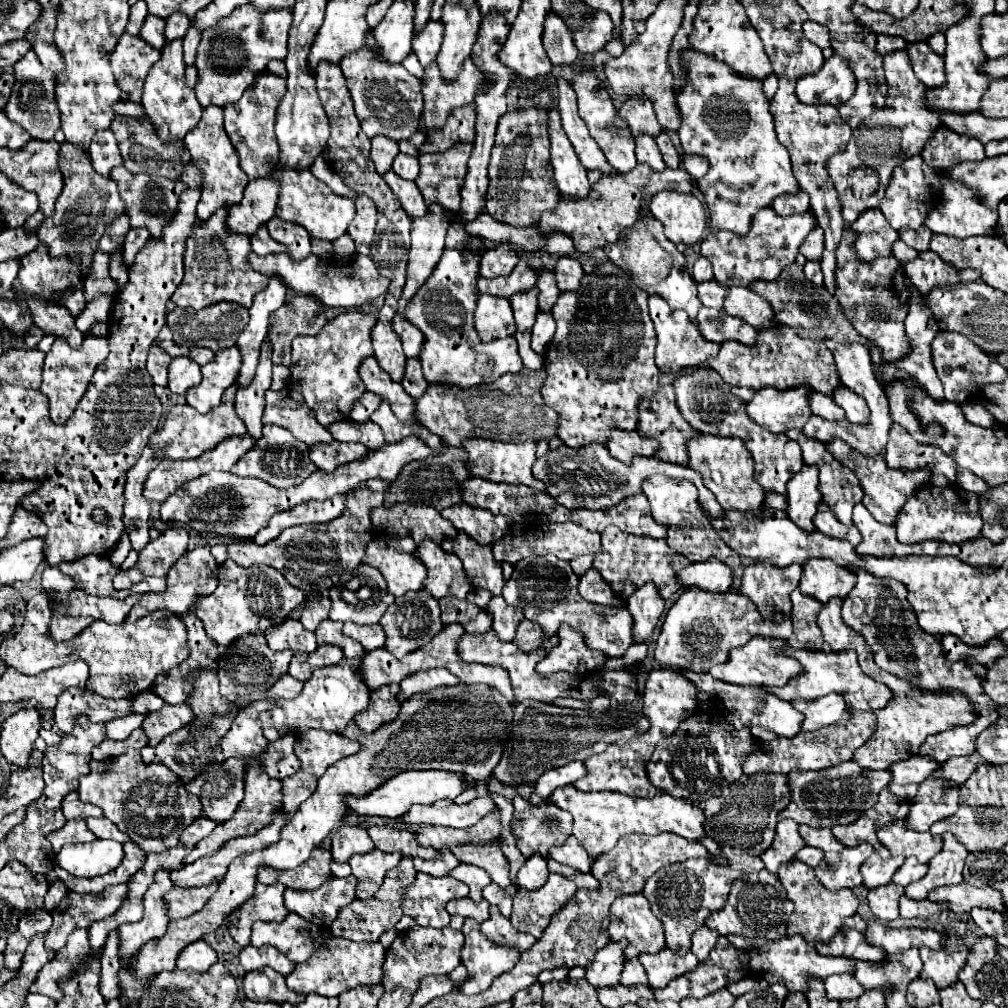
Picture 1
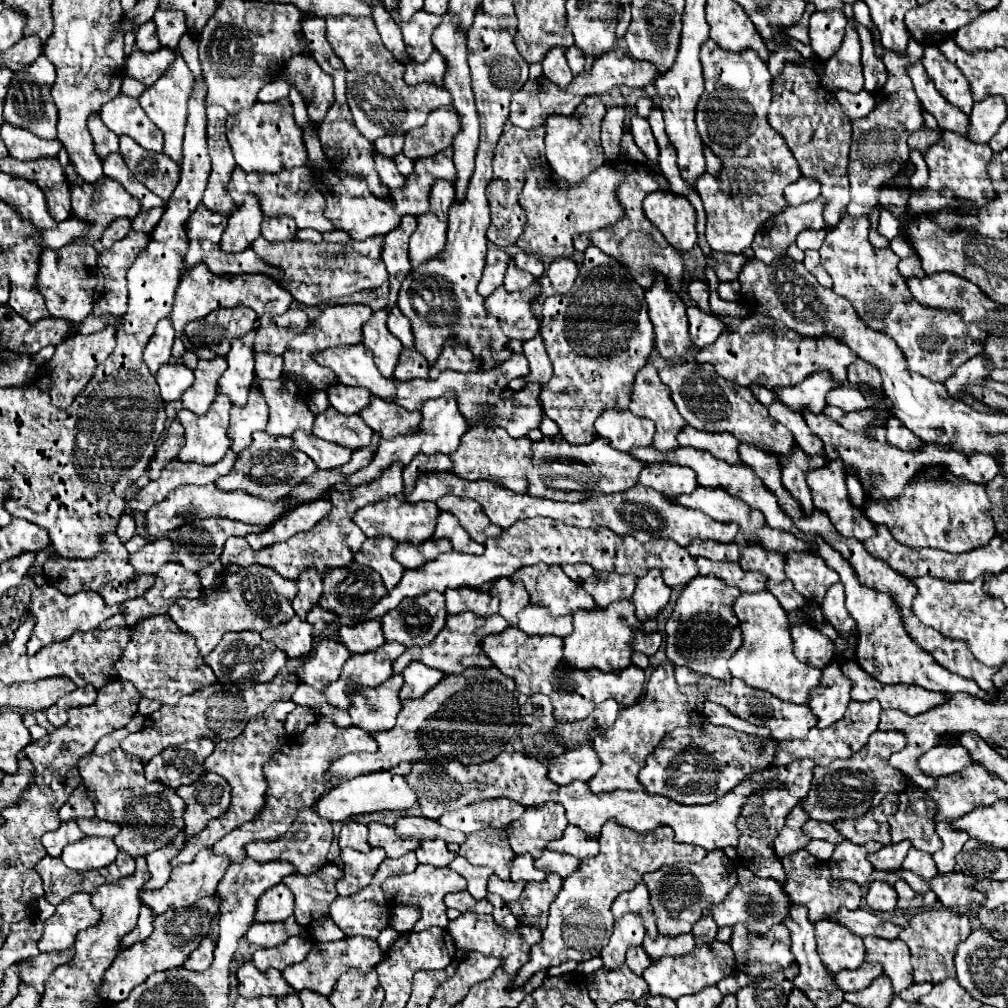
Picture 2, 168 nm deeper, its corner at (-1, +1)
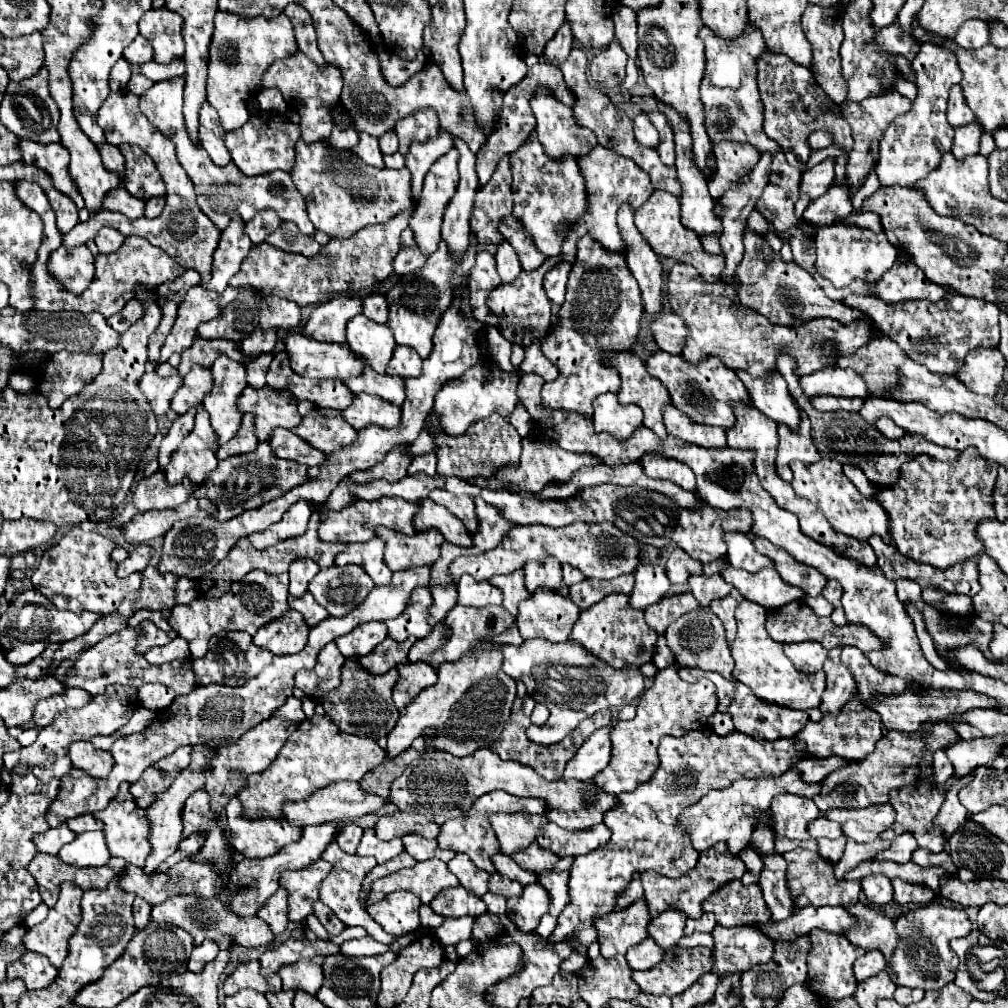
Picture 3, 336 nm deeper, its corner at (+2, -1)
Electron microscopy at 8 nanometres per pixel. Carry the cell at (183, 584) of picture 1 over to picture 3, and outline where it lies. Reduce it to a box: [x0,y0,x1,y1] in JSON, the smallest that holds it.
[137,567,173,609]

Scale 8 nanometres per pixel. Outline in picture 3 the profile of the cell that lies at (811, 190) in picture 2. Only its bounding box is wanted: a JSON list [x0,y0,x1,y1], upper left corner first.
[801,161,835,199]

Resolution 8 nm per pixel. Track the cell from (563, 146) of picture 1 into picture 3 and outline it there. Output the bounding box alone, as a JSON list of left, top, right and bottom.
[531,85,597,157]

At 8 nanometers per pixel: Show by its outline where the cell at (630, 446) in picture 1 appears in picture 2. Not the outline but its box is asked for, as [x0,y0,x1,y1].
[596,409,656,451]

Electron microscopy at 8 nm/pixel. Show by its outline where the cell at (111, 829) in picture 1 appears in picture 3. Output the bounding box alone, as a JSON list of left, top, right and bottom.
[67,815,101,833]

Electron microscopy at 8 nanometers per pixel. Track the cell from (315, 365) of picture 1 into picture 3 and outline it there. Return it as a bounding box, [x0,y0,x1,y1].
[305,297,361,341]

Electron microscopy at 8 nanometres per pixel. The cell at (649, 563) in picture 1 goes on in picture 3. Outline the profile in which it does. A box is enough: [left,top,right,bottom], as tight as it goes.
[659,547,703,583]

